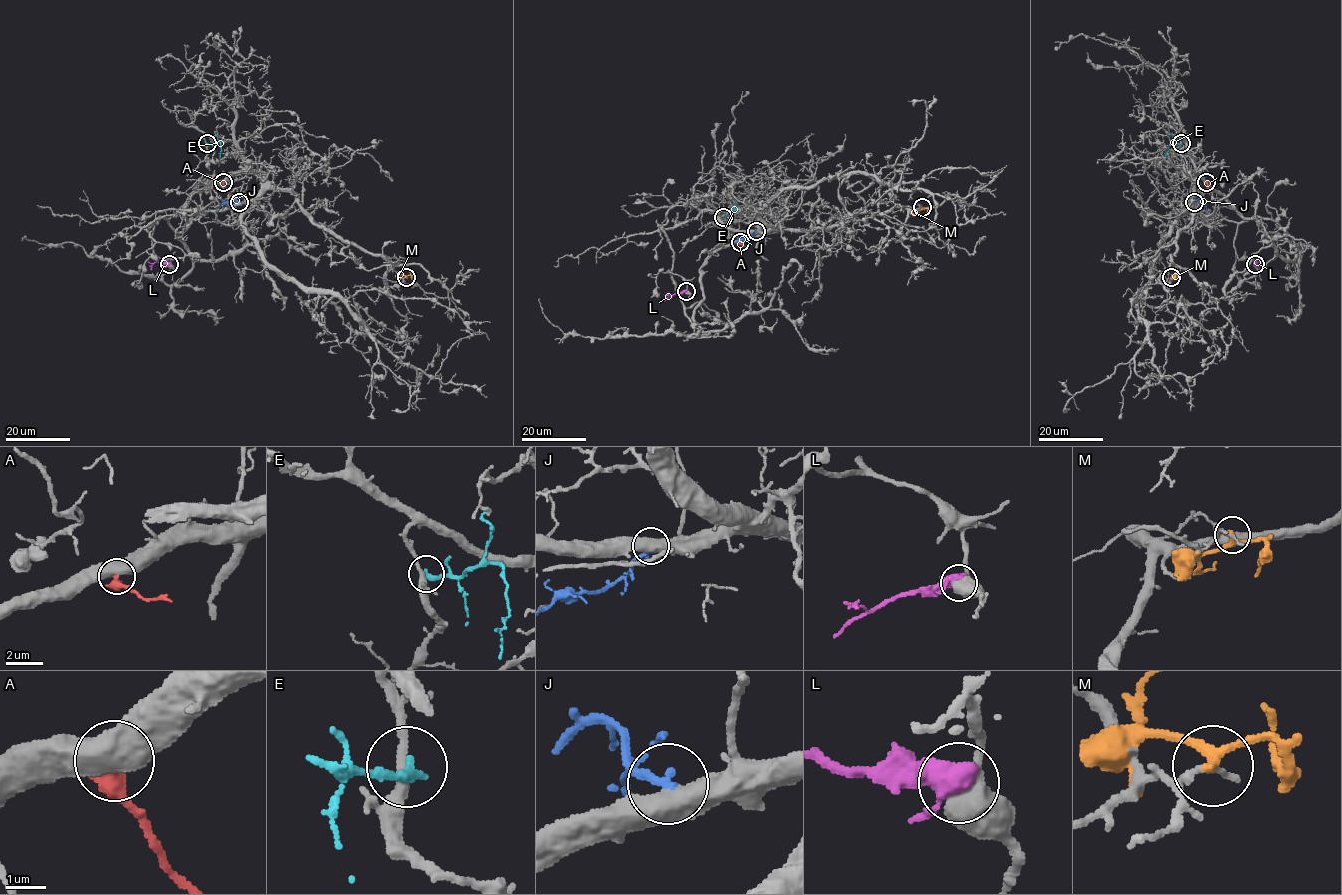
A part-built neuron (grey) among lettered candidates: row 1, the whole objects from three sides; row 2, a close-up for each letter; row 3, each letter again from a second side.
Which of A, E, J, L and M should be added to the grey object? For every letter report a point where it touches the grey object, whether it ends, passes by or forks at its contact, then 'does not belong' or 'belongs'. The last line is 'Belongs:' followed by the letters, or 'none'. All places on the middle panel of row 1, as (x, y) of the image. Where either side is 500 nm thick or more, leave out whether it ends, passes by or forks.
A: meets grey at (740, 242); does not belong
E: meets grey at (723, 217); it ends there; does not belong
J: meets grey at (756, 231); does not belong
L: meets grey at (686, 291); does not belong
M: meets grey at (922, 207); it passes by; does not belong
Belongs: none

